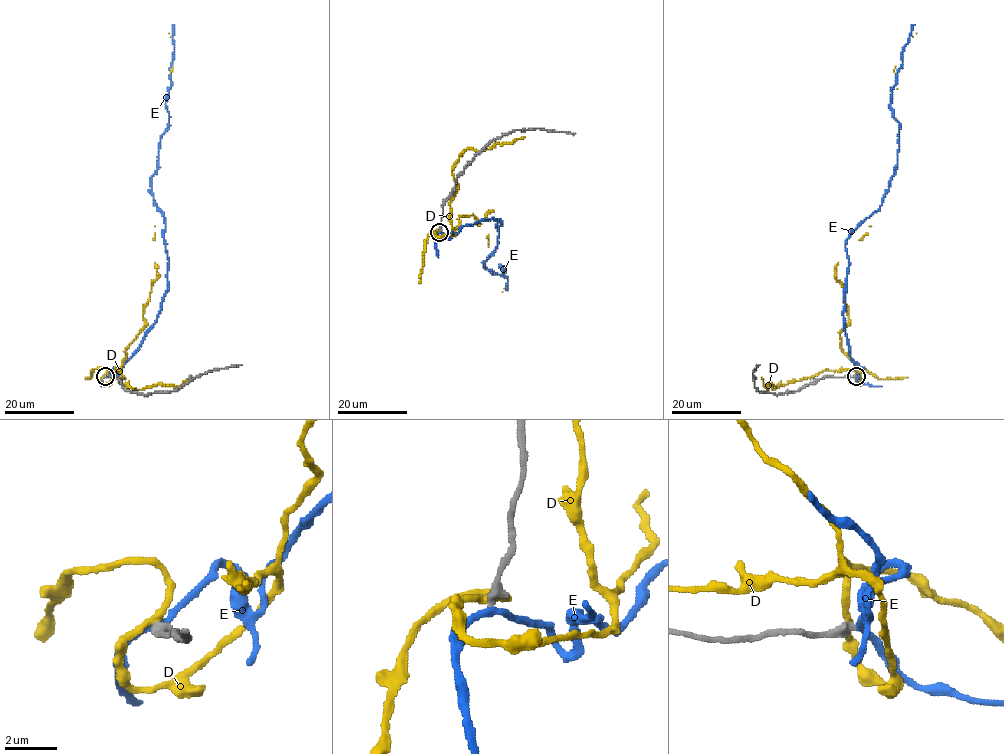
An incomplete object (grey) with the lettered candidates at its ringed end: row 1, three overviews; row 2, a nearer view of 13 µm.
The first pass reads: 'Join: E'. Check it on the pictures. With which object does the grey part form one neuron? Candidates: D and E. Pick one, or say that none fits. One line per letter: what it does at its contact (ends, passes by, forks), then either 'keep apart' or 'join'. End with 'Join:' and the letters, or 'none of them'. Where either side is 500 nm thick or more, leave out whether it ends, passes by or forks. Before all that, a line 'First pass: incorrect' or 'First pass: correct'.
First pass: incorrect
D: it passes by; keep apart
E: it passes by; keep apart
Join: none of them

